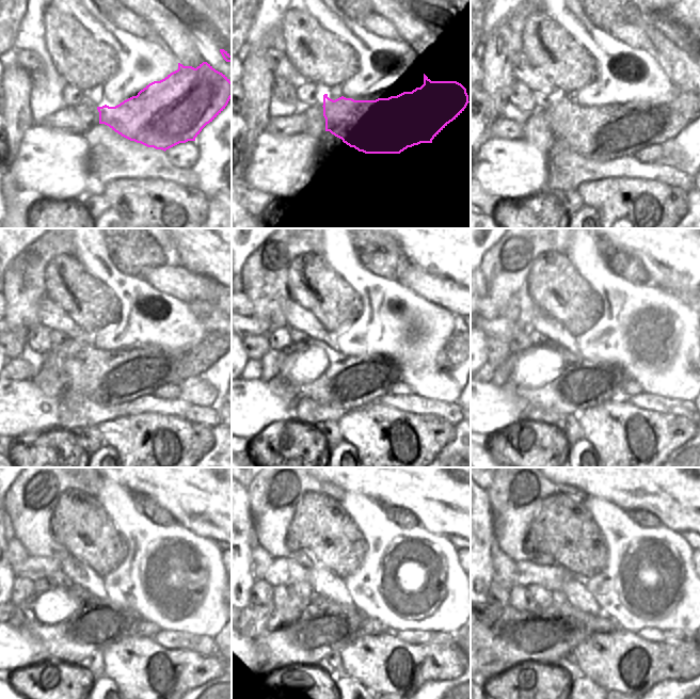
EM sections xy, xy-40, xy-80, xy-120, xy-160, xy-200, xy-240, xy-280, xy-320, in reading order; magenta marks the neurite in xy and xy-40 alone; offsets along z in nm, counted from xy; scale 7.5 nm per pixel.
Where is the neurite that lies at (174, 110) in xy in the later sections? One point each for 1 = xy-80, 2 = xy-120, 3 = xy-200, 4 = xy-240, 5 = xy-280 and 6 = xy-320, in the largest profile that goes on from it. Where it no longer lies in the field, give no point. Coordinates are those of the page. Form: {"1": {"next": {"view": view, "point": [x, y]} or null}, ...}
{"1": {"next": {"view": "xy-80", "point": [610, 131]}}, "2": {"next": {"view": "xy-120", "point": [108, 377]}}, "3": {"next": {"view": "xy-200", "point": [582, 384]}}, "4": {"next": {"view": "xy-240", "point": [96, 624]}}, "5": {"next": {"view": "xy-280", "point": [323, 626]}}, "6": {"next": {"view": "xy-320", "point": [504, 636]}}}

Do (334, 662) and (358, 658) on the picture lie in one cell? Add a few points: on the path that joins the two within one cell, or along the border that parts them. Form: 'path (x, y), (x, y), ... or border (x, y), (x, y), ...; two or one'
border (339, 651), (340, 673); two

